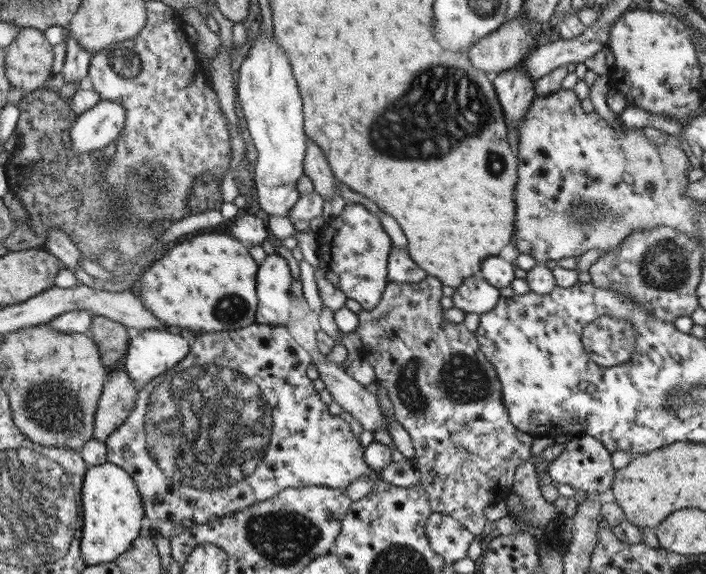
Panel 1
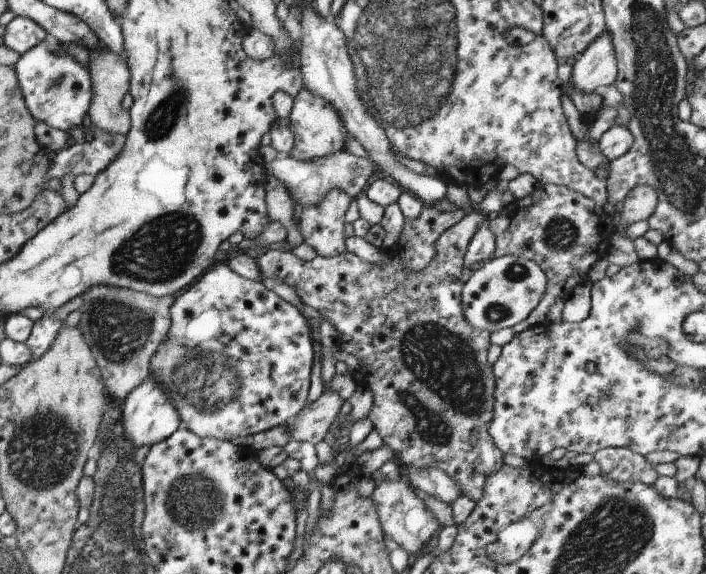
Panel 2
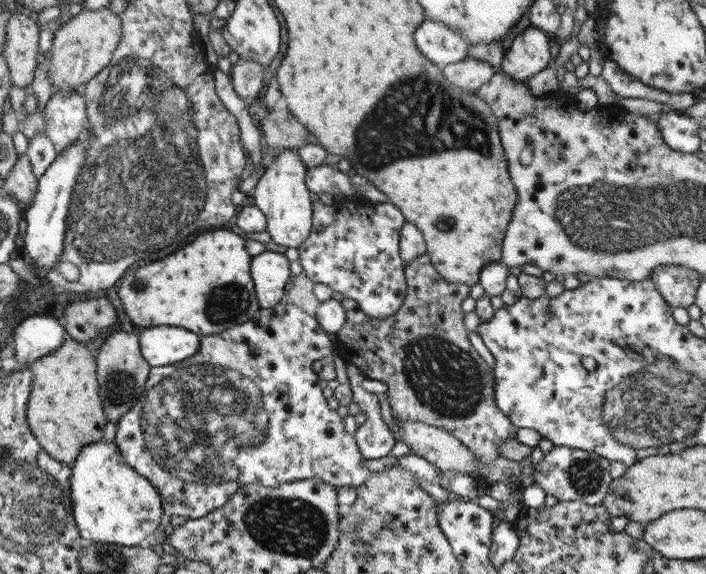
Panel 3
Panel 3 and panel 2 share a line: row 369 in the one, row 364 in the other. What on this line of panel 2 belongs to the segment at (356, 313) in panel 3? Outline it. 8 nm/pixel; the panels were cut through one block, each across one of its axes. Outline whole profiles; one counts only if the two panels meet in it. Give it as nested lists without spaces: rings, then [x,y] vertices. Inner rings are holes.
[[[469,210],[463,220],[460,220],[456,225],[448,228],[439,235],[437,242],[435,243],[435,256],[432,261],[420,271],[409,271],[407,264],[400,257],[400,252],[386,251],[389,256],[389,260],[386,260],[382,266],[375,263],[368,263],[366,260],[358,259],[353,253],[345,251],[343,254],[323,258],[317,255],[314,260],[302,261],[298,256],[295,256],[292,251],[278,251],[270,250],[265,252],[264,255],[257,256],[257,264],[261,271],[262,278],[278,278],[283,282],[286,282],[294,291],[298,294],[299,300],[308,307],[314,308],[318,313],[325,317],[335,328],[340,336],[337,341],[339,350],[347,352],[355,356],[358,361],[360,360],[360,370],[364,368],[370,378],[368,380],[359,379],[360,384],[365,384],[373,395],[373,406],[369,413],[369,419],[374,425],[374,429],[380,433],[380,437],[384,443],[397,455],[397,462],[399,464],[406,464],[414,469],[439,469],[445,474],[450,476],[450,479],[457,485],[457,488],[461,491],[461,495],[465,495],[472,501],[477,502],[483,494],[483,488],[485,486],[488,476],[491,476],[494,472],[503,468],[504,454],[497,449],[488,433],[488,428],[493,416],[494,407],[494,394],[495,394],[495,377],[493,374],[493,366],[487,362],[487,351],[491,347],[489,342],[490,334],[483,329],[472,327],[464,317],[463,314],[463,302],[461,294],[463,293],[463,287],[465,284],[466,275],[463,268],[463,260],[466,252],[468,251],[470,242],[474,237],[474,234],[478,231],[478,228],[487,222],[489,215],[481,213],[478,210]]]

